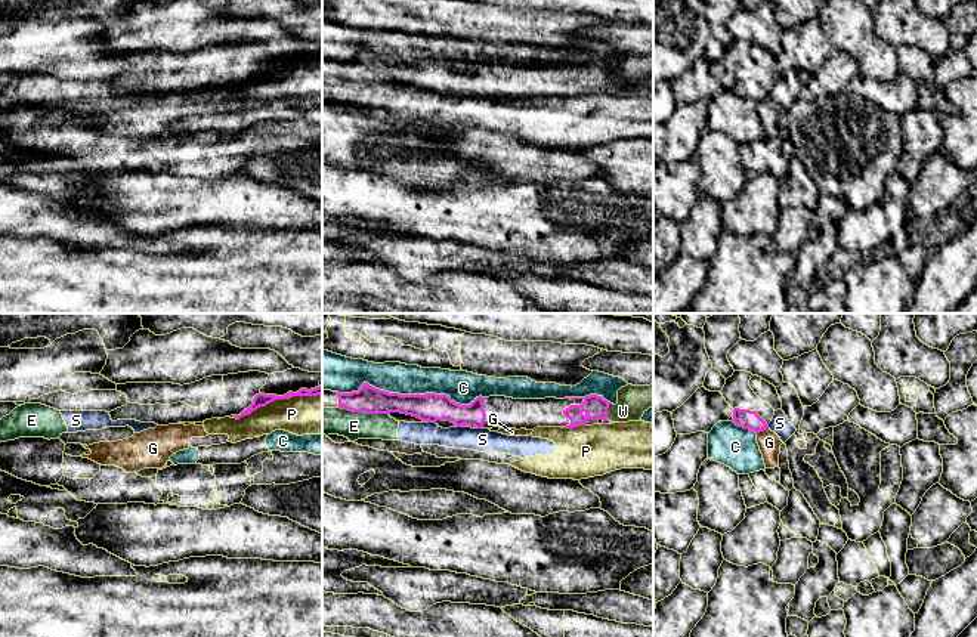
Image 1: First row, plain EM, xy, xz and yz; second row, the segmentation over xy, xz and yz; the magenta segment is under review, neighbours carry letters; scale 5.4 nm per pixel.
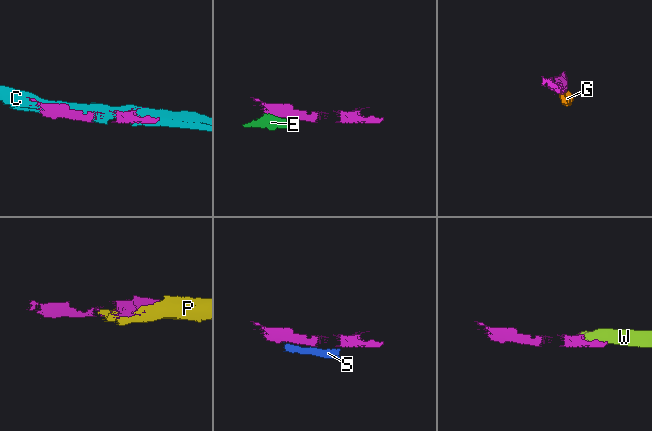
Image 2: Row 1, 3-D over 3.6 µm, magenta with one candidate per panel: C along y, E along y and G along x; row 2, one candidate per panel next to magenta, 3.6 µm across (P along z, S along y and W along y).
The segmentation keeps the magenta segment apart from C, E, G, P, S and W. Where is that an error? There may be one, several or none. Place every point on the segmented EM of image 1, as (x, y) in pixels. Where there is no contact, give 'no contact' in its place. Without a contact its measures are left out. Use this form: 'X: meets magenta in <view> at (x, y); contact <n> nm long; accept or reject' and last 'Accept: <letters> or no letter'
C: meets magenta in xz at (410, 395); contact 800 nm long; reject
E: meets magenta in xz at (364, 411); contact 280 nm long; reject
G: meets magenta in yz at (761, 430); contact 70 nm long; reject
P: meets magenta in xy at (278, 398); contact 500 nm long; reject
S: meets magenta in xz at (432, 421); contact 50 nm long; reject
W: meets magenta in xz at (606, 413); contact 100 nm long; accept
Accept: W

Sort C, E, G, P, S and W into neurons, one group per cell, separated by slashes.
C / E G P S / W

